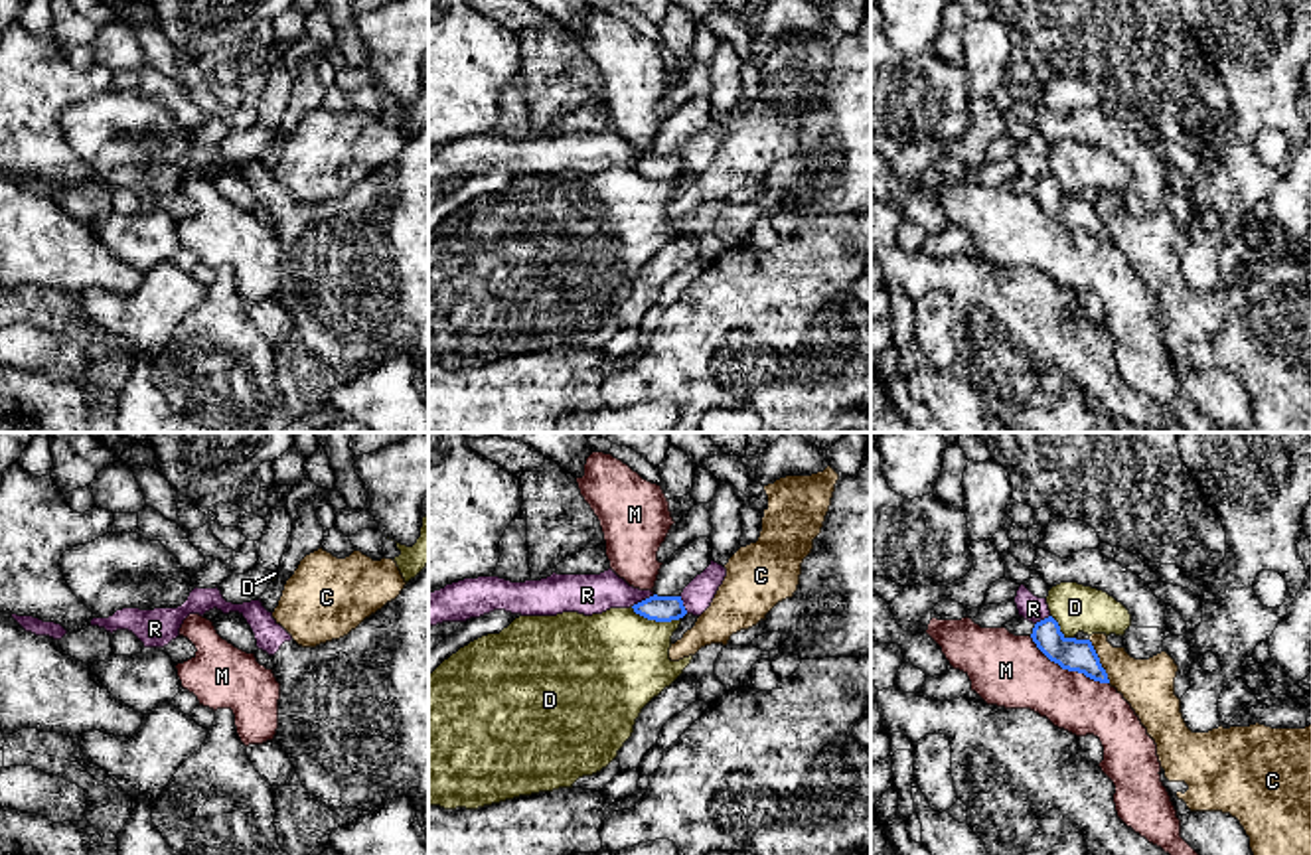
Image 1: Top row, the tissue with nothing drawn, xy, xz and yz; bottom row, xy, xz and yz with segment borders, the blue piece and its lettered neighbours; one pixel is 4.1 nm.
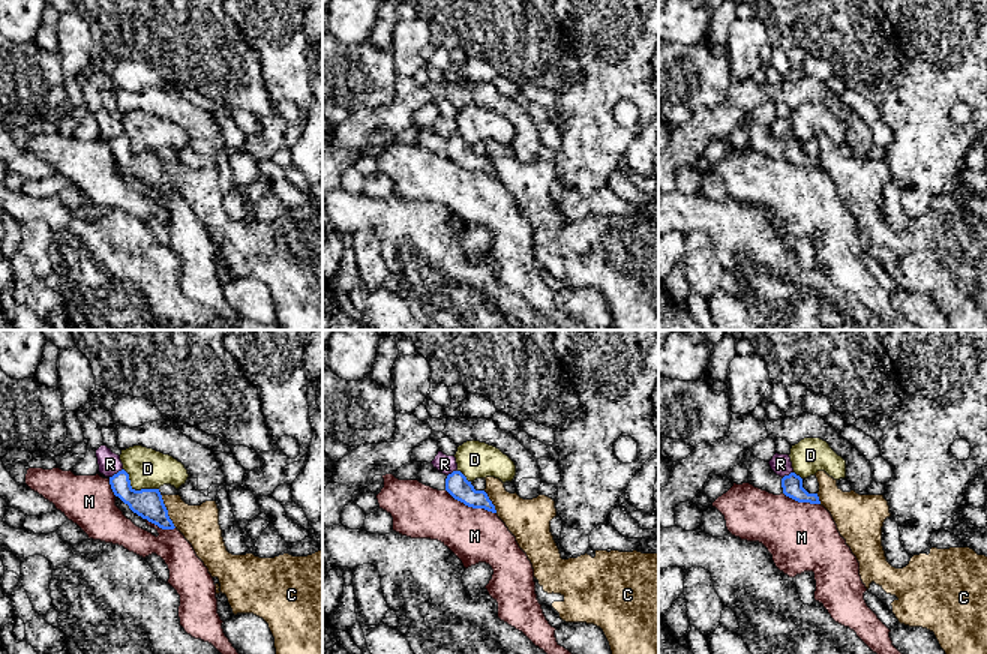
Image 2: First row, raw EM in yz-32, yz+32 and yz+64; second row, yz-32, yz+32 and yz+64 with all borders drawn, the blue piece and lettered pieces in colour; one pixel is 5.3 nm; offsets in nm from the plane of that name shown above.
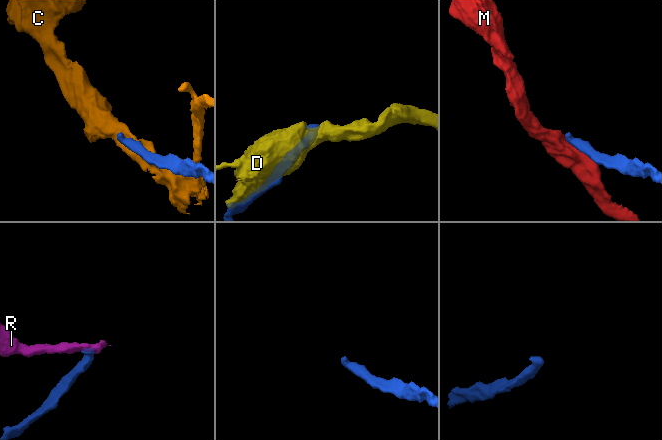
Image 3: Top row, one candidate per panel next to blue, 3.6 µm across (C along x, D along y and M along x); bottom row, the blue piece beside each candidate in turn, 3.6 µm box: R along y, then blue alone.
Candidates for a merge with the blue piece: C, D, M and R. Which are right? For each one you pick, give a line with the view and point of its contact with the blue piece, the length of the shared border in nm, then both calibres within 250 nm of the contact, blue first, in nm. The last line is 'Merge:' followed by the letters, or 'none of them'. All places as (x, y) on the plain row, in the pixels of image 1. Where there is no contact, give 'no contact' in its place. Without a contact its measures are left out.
Merge: none of them

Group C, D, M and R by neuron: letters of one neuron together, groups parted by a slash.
C / D / M / R

